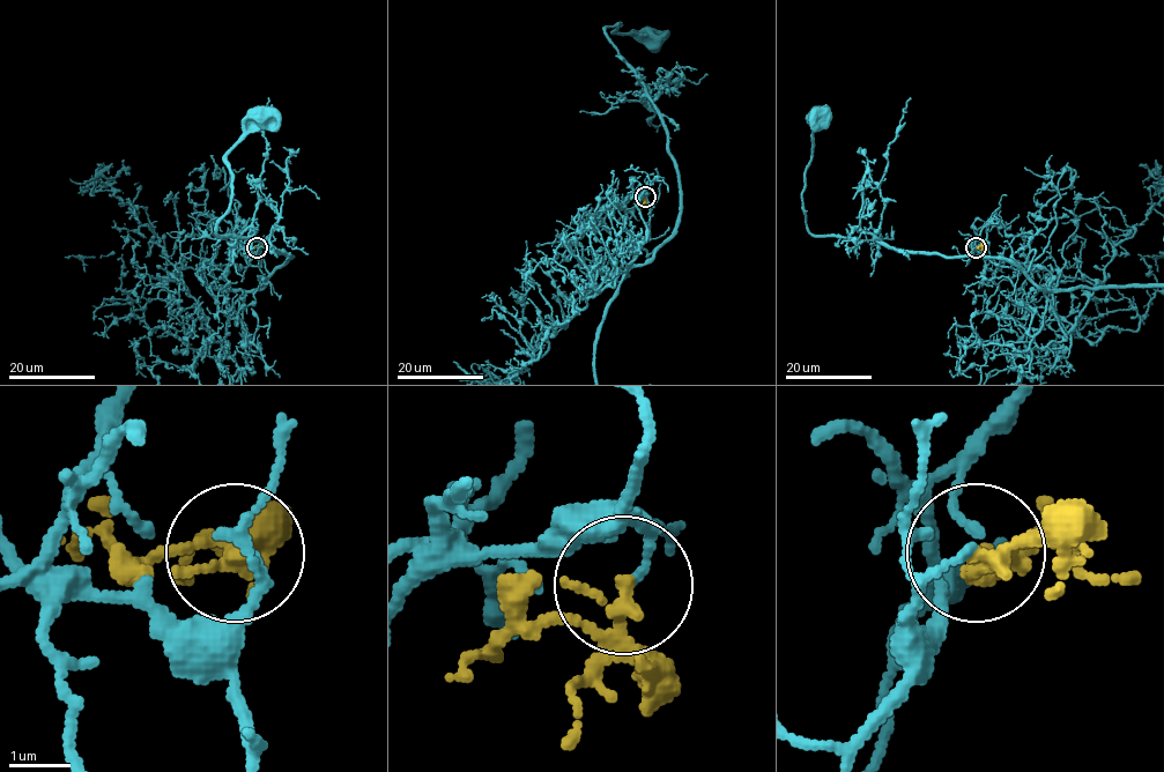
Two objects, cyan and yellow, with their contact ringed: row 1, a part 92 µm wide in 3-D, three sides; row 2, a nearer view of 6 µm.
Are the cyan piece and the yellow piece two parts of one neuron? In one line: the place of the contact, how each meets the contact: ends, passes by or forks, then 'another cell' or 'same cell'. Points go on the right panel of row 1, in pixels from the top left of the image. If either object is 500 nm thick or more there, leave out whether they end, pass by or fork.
place (976, 247); cyan ends; yellow forks; another cell

